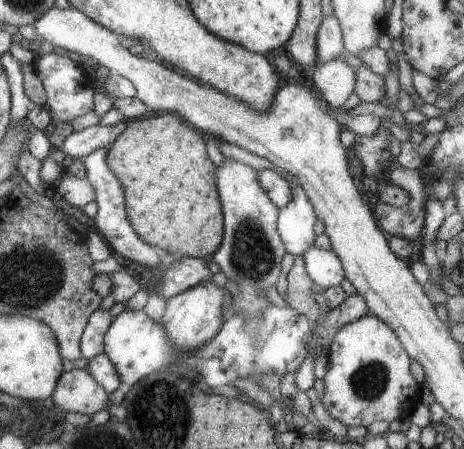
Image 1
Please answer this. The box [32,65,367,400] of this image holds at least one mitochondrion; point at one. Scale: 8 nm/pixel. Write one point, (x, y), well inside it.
(252, 256)

